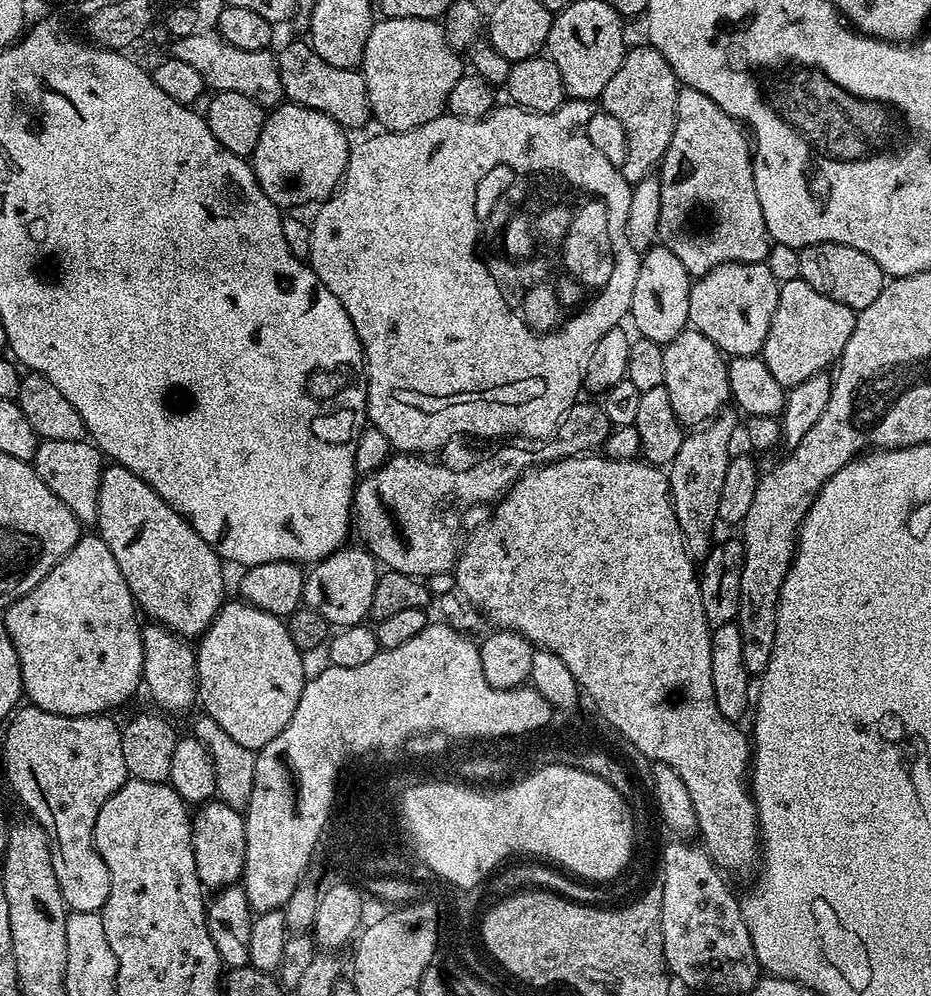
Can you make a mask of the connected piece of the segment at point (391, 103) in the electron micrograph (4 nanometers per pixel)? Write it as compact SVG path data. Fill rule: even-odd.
M380 18L373 23L370 38L366 38L359 71L364 74L368 107L374 120L380 123L379 127L390 132L405 132L445 115L450 90L454 90L454 86L458 86L458 78L465 75L466 64L461 53L455 52L447 41L443 23L422 18Z

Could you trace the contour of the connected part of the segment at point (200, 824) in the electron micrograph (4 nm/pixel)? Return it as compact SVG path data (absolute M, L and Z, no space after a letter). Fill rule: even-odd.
M218 798L199 805L192 816L192 845L198 878L205 889L219 890L237 883L246 862L246 826L241 809L226 806Z

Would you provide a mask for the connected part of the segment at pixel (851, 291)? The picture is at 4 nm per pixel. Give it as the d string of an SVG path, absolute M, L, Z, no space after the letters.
M826 242L825 244L809 244L799 249L799 279L806 281L818 294L826 294L834 298L834 302L842 302L842 306L854 309L865 308L882 294L886 277L878 262L870 258L870 254L862 254L862 250L854 250L854 246Z

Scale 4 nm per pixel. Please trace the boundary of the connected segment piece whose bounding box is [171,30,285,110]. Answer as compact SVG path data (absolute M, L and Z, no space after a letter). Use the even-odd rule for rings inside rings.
M201 30L194 33L190 38L182 38L175 41L171 45L171 55L177 60L187 62L189 66L194 66L194 70L198 70L198 74L202 74L205 85L213 93L217 92L237 92L238 94L246 94L246 98L250 98L254 102L258 102L261 108L271 110L285 99L284 90L282 88L282 78L278 74L278 62L276 56L268 50L238 50L238 46L234 46L228 40L224 40L215 31Z

